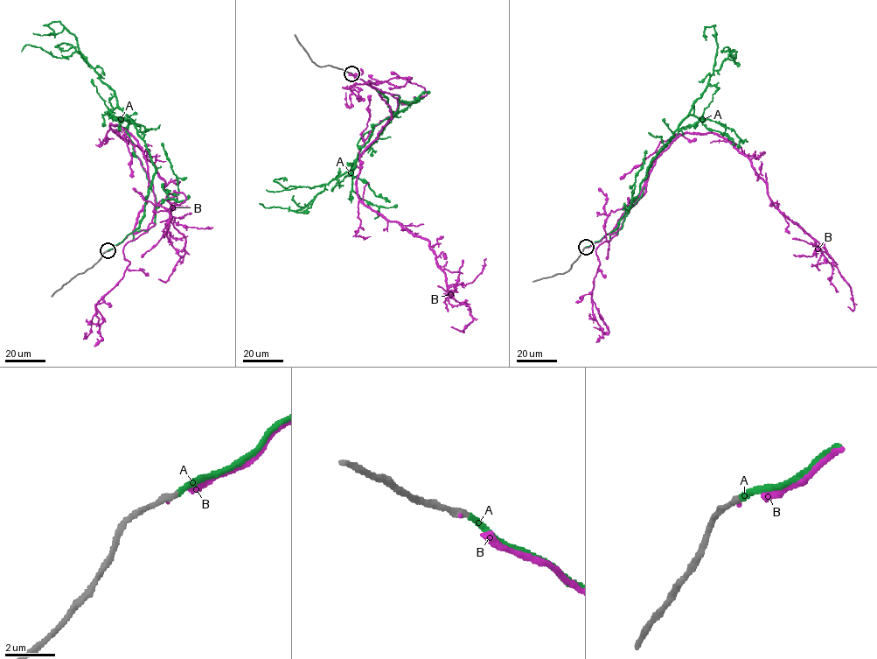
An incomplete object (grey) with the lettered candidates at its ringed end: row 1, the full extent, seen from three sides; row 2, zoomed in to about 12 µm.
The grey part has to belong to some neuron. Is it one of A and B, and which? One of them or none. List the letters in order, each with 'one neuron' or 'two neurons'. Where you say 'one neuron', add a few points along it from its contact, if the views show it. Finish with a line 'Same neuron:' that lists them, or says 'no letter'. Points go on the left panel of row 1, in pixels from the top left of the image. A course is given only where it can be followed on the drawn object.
A: one neuron; course (107, 250), (140, 224), (156, 171), (149, 150), (114, 91), (80, 53), (53, 57), (25, 45), (21, 52)
B: two neurons
Same neuron: A

